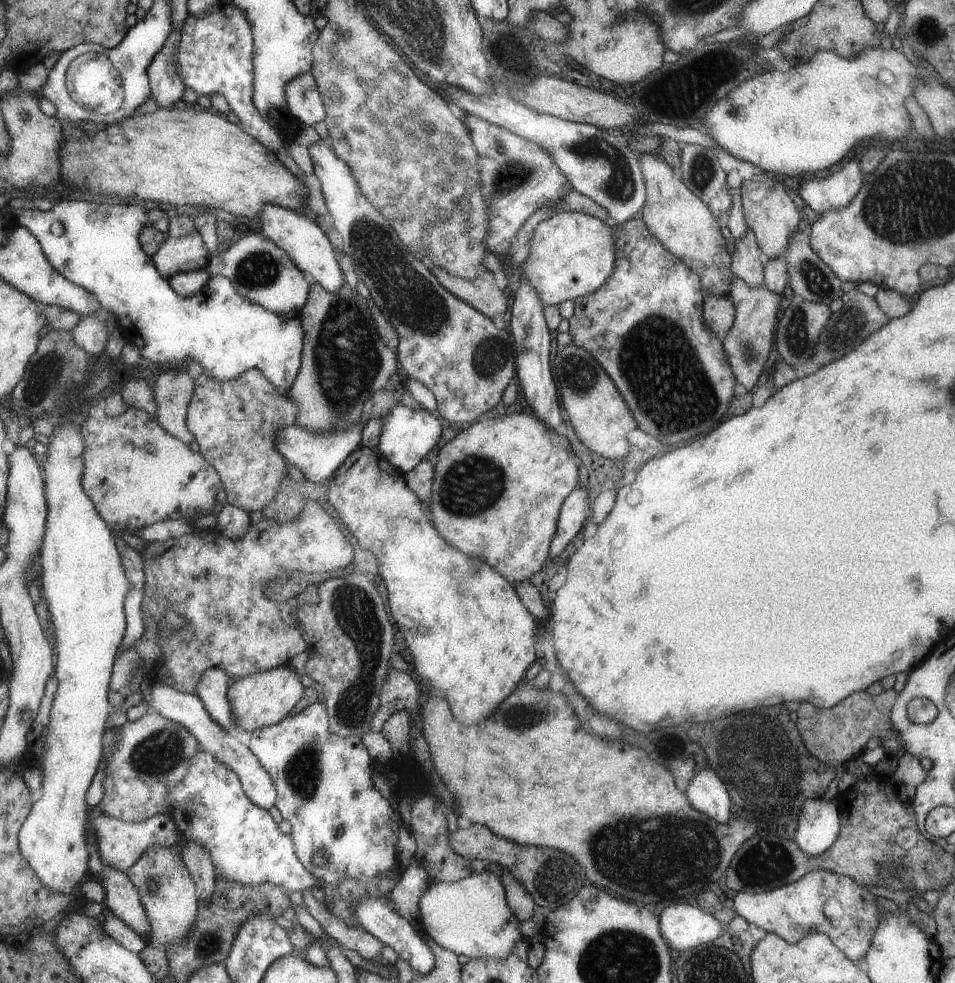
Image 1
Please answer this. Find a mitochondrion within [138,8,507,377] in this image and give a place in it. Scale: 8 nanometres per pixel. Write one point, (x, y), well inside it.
(414, 303)

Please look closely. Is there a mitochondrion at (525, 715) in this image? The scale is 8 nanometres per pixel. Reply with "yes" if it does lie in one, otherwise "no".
yes

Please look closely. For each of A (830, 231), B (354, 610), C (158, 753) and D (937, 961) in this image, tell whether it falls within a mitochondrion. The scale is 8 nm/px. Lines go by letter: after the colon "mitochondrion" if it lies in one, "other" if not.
A: other
B: mitochondrion
C: mitochondrion
D: other

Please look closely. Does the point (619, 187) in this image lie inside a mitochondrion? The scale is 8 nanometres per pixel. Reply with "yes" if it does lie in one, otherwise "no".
yes

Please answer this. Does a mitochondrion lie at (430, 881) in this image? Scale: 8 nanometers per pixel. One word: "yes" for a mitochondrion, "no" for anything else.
no

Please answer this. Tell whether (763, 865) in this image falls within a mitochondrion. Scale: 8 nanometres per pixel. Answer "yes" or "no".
yes

